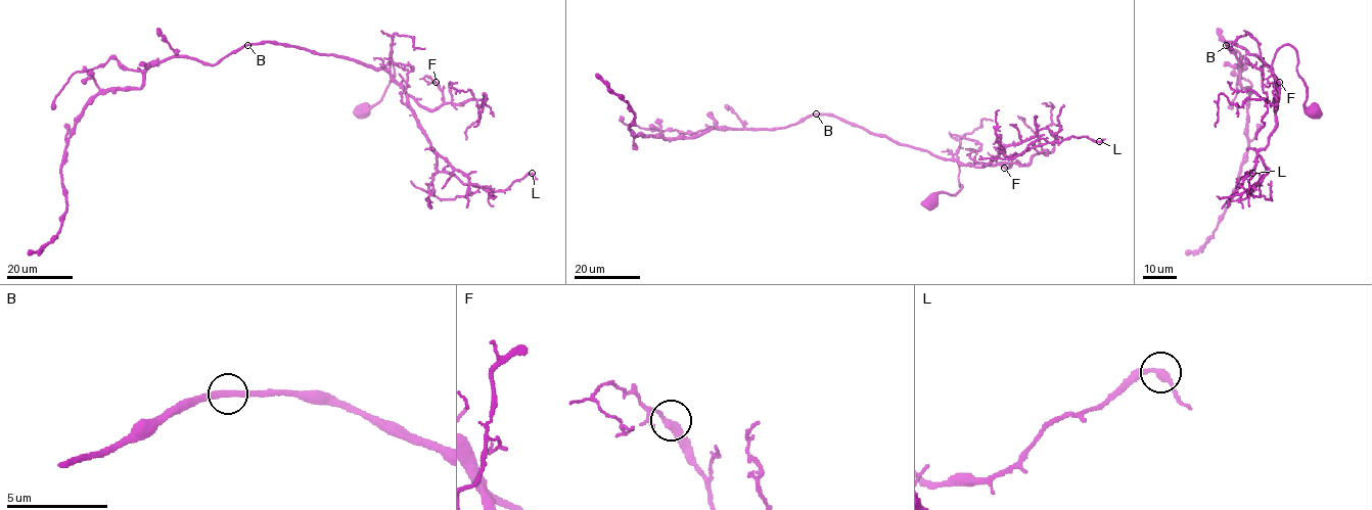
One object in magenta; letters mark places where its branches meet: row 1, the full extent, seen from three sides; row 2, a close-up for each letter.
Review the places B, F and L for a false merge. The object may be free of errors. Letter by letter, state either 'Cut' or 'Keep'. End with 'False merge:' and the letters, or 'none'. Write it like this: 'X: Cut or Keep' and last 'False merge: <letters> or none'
B: Keep
F: Keep
L: Keep
False merge: none

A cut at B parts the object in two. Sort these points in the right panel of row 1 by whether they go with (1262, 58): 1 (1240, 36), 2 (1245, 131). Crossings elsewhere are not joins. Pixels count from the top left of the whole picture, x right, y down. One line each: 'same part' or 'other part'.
1: same part
2: other part

